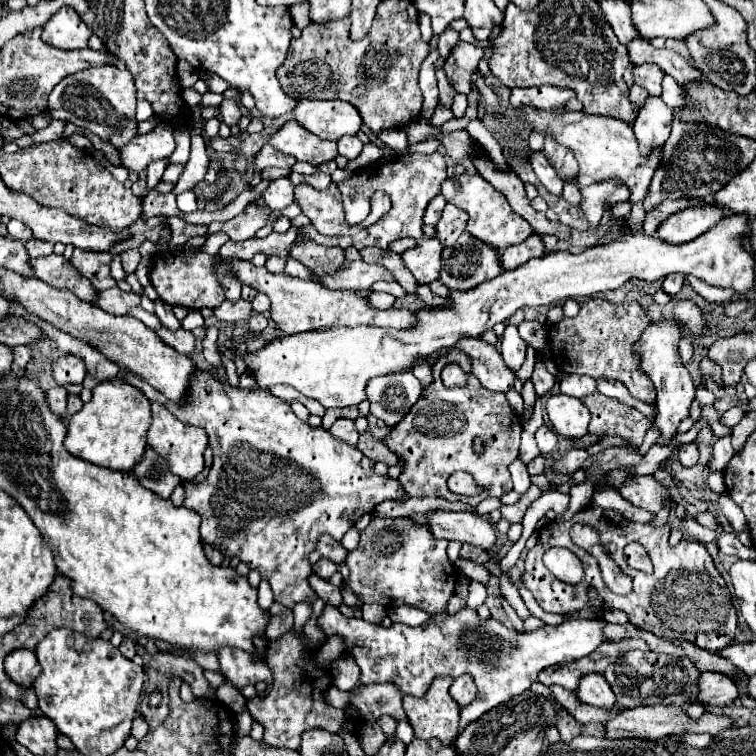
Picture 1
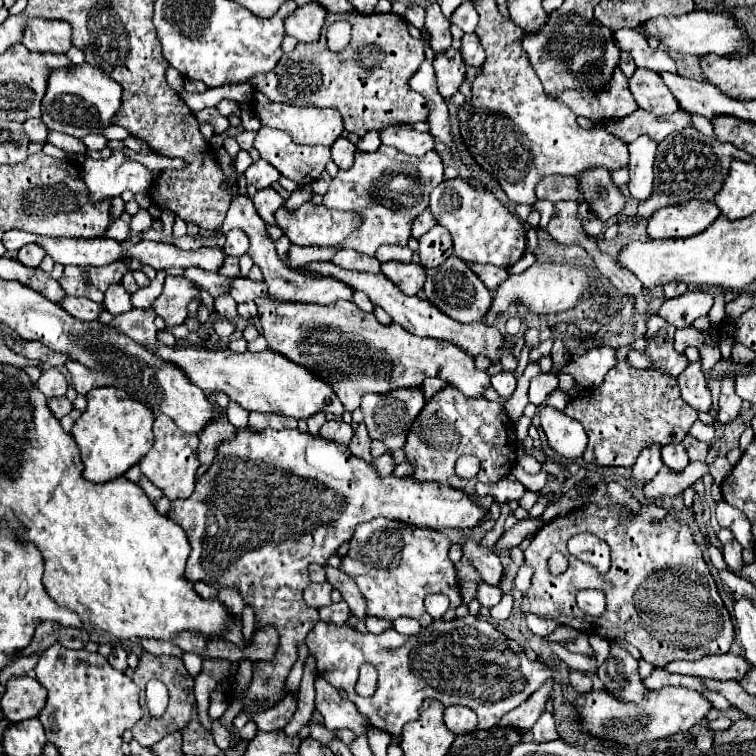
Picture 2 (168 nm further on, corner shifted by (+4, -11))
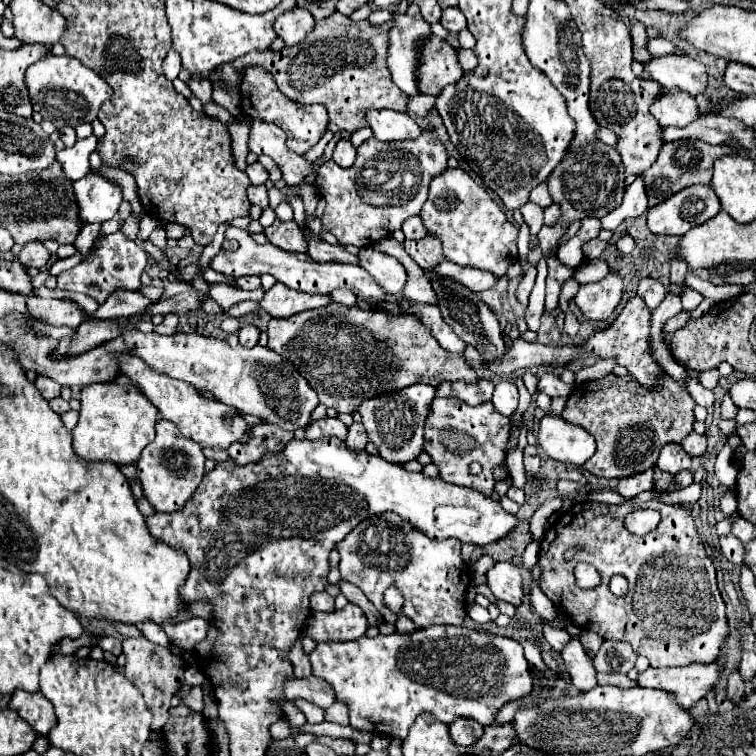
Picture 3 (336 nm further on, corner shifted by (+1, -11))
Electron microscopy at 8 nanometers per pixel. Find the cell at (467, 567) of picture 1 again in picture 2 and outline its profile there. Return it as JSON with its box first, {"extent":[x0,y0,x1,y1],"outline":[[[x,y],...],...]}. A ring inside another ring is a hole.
{"extent":[478,583,502,607],"outline":[[[486,583],[478,585],[478,601],[482,603],[482,607],[494,607],[498,605],[502,599],[502,591],[498,587],[490,587]]]}

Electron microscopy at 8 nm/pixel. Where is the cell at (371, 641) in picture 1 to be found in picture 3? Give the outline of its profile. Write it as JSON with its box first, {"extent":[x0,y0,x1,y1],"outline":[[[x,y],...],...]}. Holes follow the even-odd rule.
{"extent":[309,625,533,739],"outline":[[[461,625],[417,629],[411,635],[391,633],[359,637],[345,643],[317,643],[309,655],[313,675],[329,681],[337,701],[349,705],[349,725],[373,735],[385,733],[405,739],[421,711],[433,713],[443,723],[455,717],[493,725],[499,709],[531,693],[533,679],[523,647],[509,637]],[[405,643],[405,645],[383,645]]]}

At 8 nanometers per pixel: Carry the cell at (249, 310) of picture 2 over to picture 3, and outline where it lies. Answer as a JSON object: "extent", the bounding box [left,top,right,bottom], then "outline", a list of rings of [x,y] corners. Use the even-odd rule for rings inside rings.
{"extent":[227,301,259,317],"outline":[[[241,301],[241,303],[237,303],[237,305],[233,305],[227,313],[231,315],[231,317],[245,317],[245,315],[253,315],[253,313],[257,313],[259,311],[259,303],[255,303],[255,301]]]}

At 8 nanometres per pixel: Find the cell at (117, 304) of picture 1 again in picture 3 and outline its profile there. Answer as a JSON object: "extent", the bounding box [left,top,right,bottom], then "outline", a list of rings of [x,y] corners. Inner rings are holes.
{"extent":[29,297,83,329],"outline":[[[29,297],[29,311],[33,315],[41,315],[45,323],[49,325],[65,325],[69,329],[77,329],[79,323],[83,323],[83,309],[75,301],[63,301],[63,299],[43,299],[43,297]]]}

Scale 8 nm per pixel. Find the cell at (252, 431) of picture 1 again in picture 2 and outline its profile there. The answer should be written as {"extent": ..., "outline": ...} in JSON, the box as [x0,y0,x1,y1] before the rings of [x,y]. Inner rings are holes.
{"extent":[168,429,490,715],"outline":[[[240,429],[232,441],[226,441],[222,447],[218,447],[214,463],[196,481],[194,497],[200,503],[200,509],[190,511],[192,515],[186,515],[186,511],[168,513],[168,517],[184,529],[192,545],[186,565],[186,579],[192,583],[204,581],[216,591],[222,587],[238,589],[244,605],[254,609],[258,627],[272,625],[280,639],[272,661],[254,663],[252,681],[248,689],[242,691],[242,713],[246,715],[252,713],[252,705],[258,705],[258,711],[266,711],[284,699],[286,677],[298,659],[296,645],[302,643],[320,621],[318,611],[308,607],[302,599],[302,591],[310,585],[308,565],[326,565],[328,557],[334,555],[342,543],[352,539],[354,527],[358,523],[386,517],[422,529],[474,529],[490,515],[488,509],[478,507],[464,491],[458,491],[456,487],[416,481],[412,477],[380,477],[372,463],[354,457],[346,445],[312,437],[310,433],[300,433],[298,429],[266,429],[262,433]]]}

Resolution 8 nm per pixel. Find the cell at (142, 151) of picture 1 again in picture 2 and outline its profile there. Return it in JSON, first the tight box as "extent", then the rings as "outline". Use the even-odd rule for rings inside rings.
{"extent":[80,151,152,203],"outline":[[[112,151],[110,159],[96,161],[86,157],[80,175],[92,203],[114,199],[126,189],[132,189],[132,193],[146,193],[152,185],[152,173],[140,163],[126,159],[120,151]]]}

